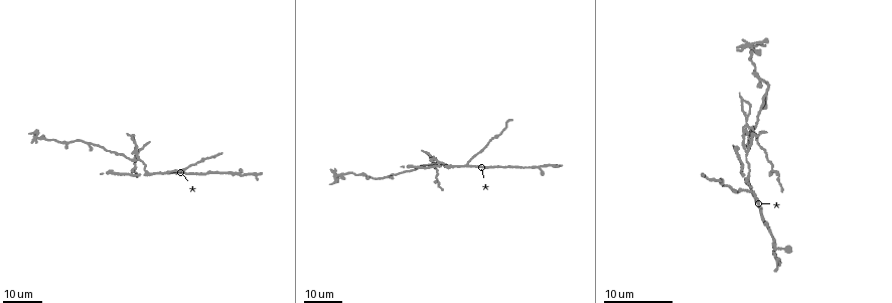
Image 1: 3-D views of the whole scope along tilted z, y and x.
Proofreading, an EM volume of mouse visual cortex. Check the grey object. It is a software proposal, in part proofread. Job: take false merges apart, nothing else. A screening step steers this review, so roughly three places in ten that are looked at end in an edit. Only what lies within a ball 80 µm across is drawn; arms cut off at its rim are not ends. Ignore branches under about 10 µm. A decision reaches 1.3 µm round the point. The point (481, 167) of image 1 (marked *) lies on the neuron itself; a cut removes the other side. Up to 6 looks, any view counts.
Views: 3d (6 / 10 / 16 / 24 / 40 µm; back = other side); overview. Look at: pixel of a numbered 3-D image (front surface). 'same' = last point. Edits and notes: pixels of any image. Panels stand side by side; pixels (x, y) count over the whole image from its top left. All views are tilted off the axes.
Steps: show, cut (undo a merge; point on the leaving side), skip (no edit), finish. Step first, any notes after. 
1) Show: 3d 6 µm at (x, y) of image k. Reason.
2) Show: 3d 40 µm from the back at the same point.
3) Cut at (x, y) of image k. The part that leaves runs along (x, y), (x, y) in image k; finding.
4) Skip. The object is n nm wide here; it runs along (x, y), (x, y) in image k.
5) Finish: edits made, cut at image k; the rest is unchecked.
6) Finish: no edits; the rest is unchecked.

Show: 3d 24 µm at (749, 192) of image 1. Branch point.

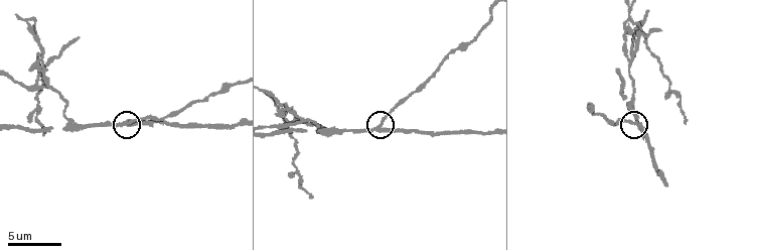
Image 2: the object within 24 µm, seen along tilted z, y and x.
Show: 3d 10 µm at (381, 128) of image 2. Zoom in.

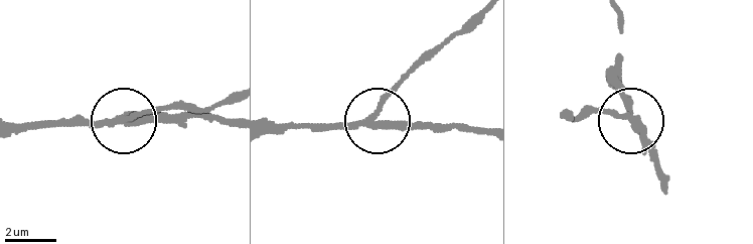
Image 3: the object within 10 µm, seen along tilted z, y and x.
Cut at (138, 113) of image 3. 3 arms meet here; a second neuron is stuck on.

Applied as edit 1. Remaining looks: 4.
Show: 3d 10 µm at (69, 124) of image 2. Arms part here.

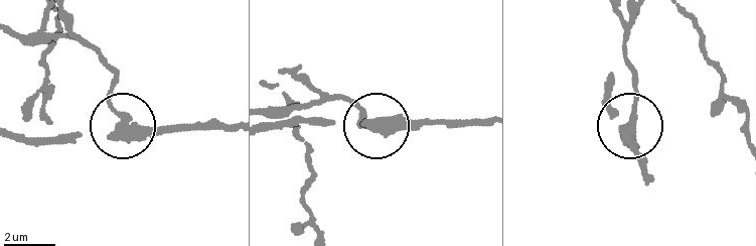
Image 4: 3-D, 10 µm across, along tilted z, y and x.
Cut at (108, 103) of image 4. The part that leaves runs along (127, 136), (109, 99), (108, 65), (53, 32), (15, 33) in image 4; a second neuron is stuck on.

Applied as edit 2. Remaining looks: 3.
Show: overview. Redraw.

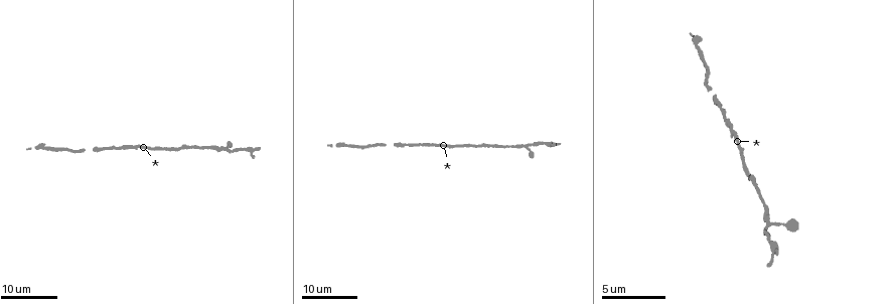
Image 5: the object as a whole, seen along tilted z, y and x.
Show: 3d 16 µm at (769, 224) of image 5. Thin arm on a thick one.

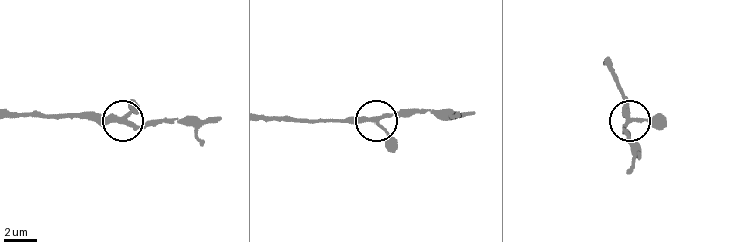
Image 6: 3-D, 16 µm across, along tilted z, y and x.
Show: 3d 10 µm at (376, 118) of image 6.

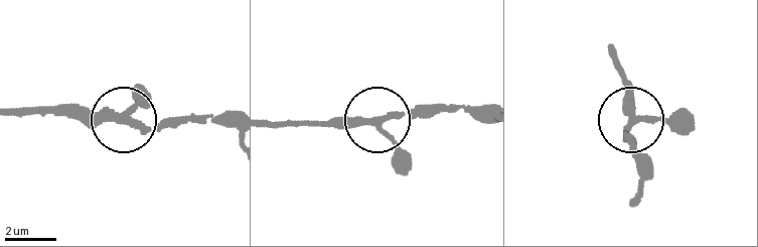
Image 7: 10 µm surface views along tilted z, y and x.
Skip. 3 arms meet here; it runs along (18, 109), (83, 106), (148, 124), (204, 122) in image 7; all the same neuron.

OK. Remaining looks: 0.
Finish: edits made, cut at image 3, cut at image 4; the rest is unchecked.

